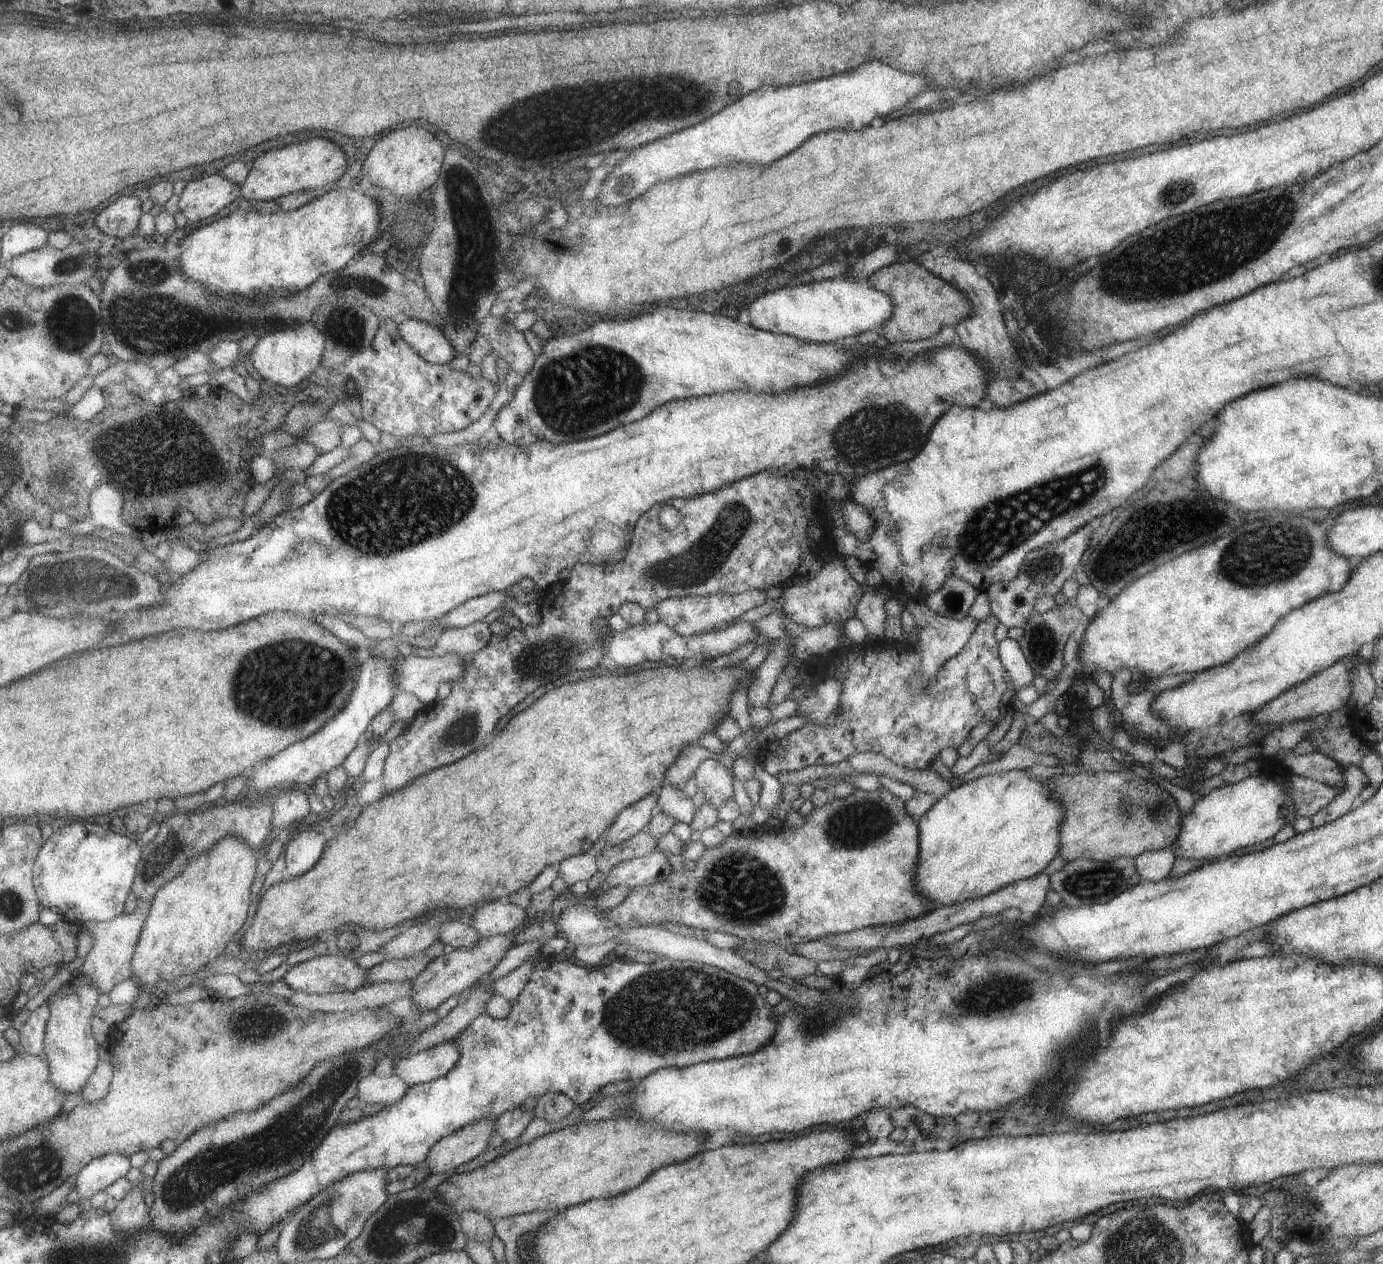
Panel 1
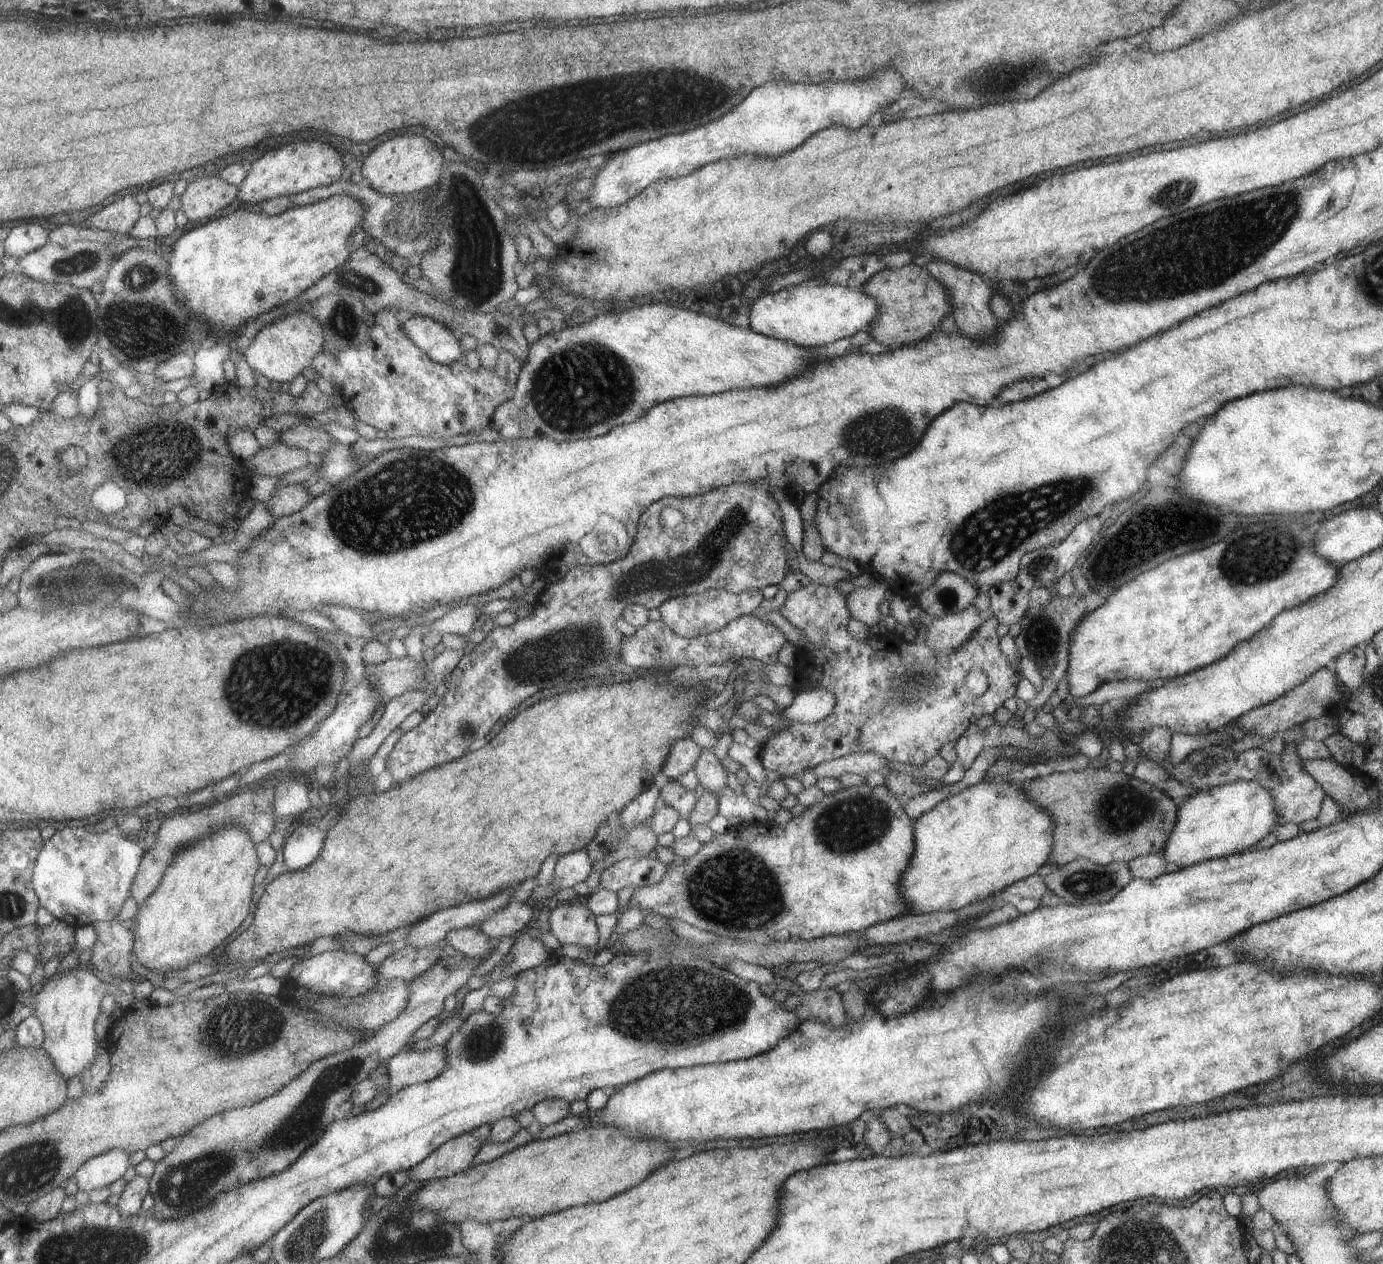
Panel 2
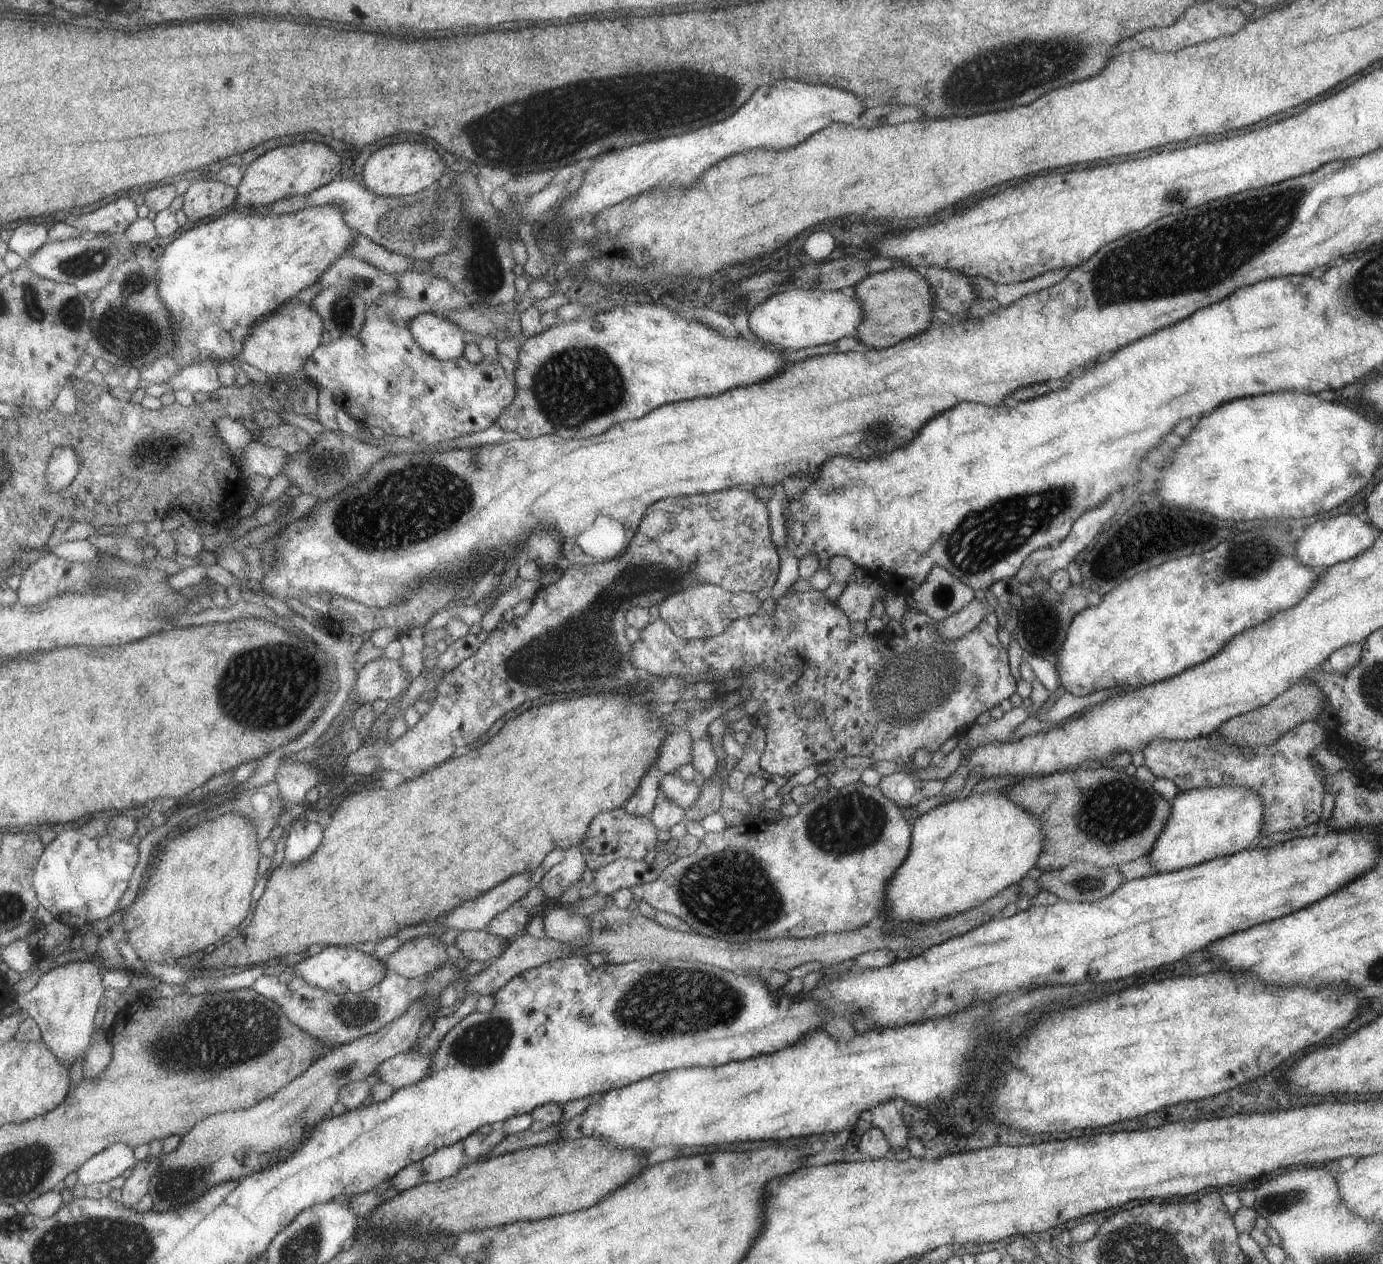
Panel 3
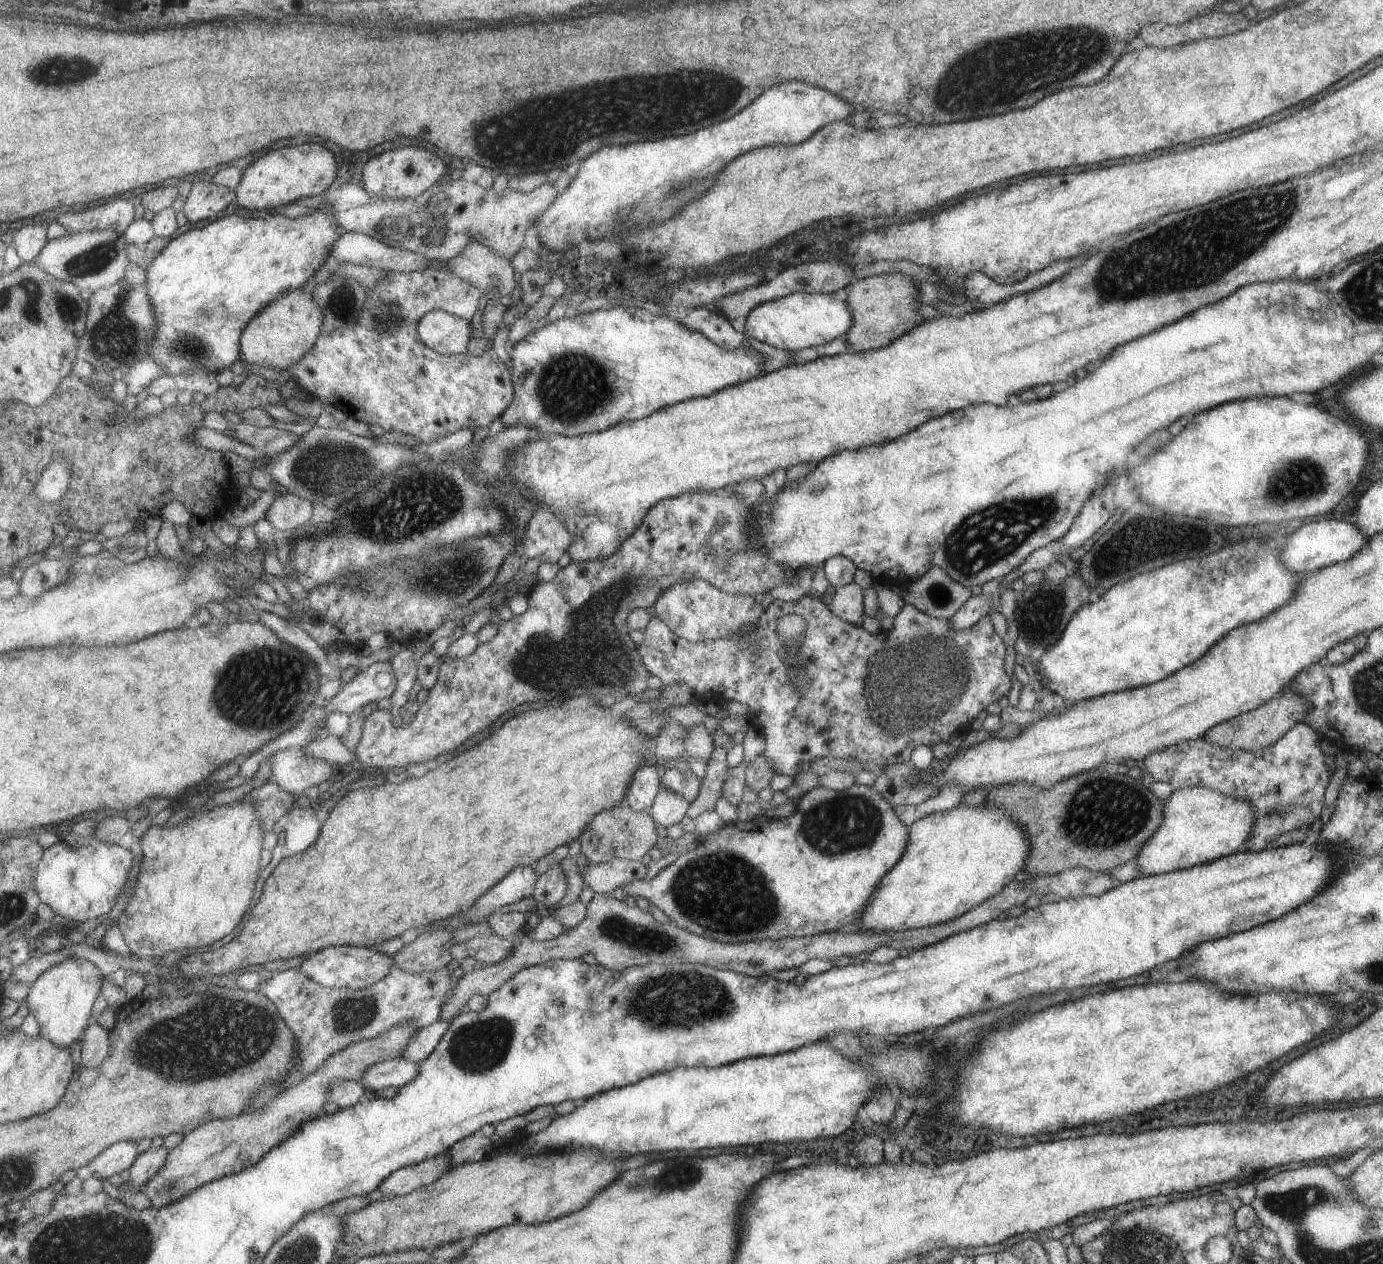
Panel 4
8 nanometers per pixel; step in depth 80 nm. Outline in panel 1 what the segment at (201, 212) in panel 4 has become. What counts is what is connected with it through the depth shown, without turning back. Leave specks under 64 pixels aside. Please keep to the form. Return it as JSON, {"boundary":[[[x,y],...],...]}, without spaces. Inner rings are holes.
{"boundary":[[[221,173],[204,175],[189,181],[181,194],[178,208],[191,222],[207,220],[231,204],[239,196],[237,184],[227,180]]]}

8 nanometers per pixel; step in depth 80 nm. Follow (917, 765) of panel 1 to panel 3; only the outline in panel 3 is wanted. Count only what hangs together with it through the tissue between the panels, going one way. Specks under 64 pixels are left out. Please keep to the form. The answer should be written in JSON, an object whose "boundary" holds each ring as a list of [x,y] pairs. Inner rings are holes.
{"boundary":[[[815,589],[809,590],[809,592],[797,592],[795,590],[789,591],[784,595],[781,595],[775,602],[772,610],[773,613],[767,614],[755,614],[748,617],[741,617],[731,621],[727,628],[714,637],[707,637],[706,639],[691,639],[685,640],[681,637],[676,637],[673,631],[664,623],[659,617],[654,621],[651,621],[645,628],[640,629],[638,639],[631,644],[630,659],[634,664],[635,668],[643,668],[652,675],[670,677],[676,676],[680,680],[686,676],[691,678],[698,678],[699,675],[704,674],[708,680],[701,680],[705,682],[710,681],[721,681],[729,680],[729,678],[740,679],[739,686],[735,689],[739,692],[739,696],[744,701],[754,700],[758,704],[758,710],[767,716],[767,724],[763,728],[766,743],[762,754],[759,757],[758,765],[760,768],[770,776],[773,774],[779,774],[779,776],[785,776],[789,778],[795,775],[800,770],[803,770],[805,766],[815,766],[821,763],[829,762],[831,760],[837,760],[838,762],[845,756],[867,756],[871,757],[875,761],[888,760],[889,762],[901,764],[907,764],[911,762],[911,756],[918,748],[926,748],[931,754],[939,749],[940,746],[950,736],[961,736],[968,727],[975,723],[975,718],[995,706],[1001,700],[1009,698],[1013,692],[1016,691],[1016,682],[1009,675],[1009,666],[1007,664],[1007,651],[1006,648],[999,642],[998,639],[998,626],[997,618],[995,613],[988,612],[983,618],[974,626],[967,634],[960,636],[956,639],[946,639],[942,637],[937,631],[936,621],[931,620],[927,615],[917,610],[912,611],[909,608],[902,614],[899,622],[901,628],[903,628],[903,636],[896,636],[890,630],[886,630],[885,634],[870,635],[866,631],[856,635],[850,629],[850,620],[841,614],[840,608],[837,607],[834,602],[831,602],[821,595],[821,591]],[[815,700],[819,705],[820,709],[818,713],[811,717],[809,720],[801,719],[800,722],[796,719],[796,709],[806,703],[807,701]]]}

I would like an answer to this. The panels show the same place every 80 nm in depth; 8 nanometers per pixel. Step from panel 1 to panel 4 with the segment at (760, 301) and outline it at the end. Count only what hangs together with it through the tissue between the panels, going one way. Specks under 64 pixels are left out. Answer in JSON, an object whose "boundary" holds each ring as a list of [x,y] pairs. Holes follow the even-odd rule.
{"boundary":[[[791,293],[790,295],[758,304],[745,317],[744,334],[749,339],[793,352],[807,347],[827,344],[844,336],[851,326],[851,313],[845,300],[825,293]]]}

